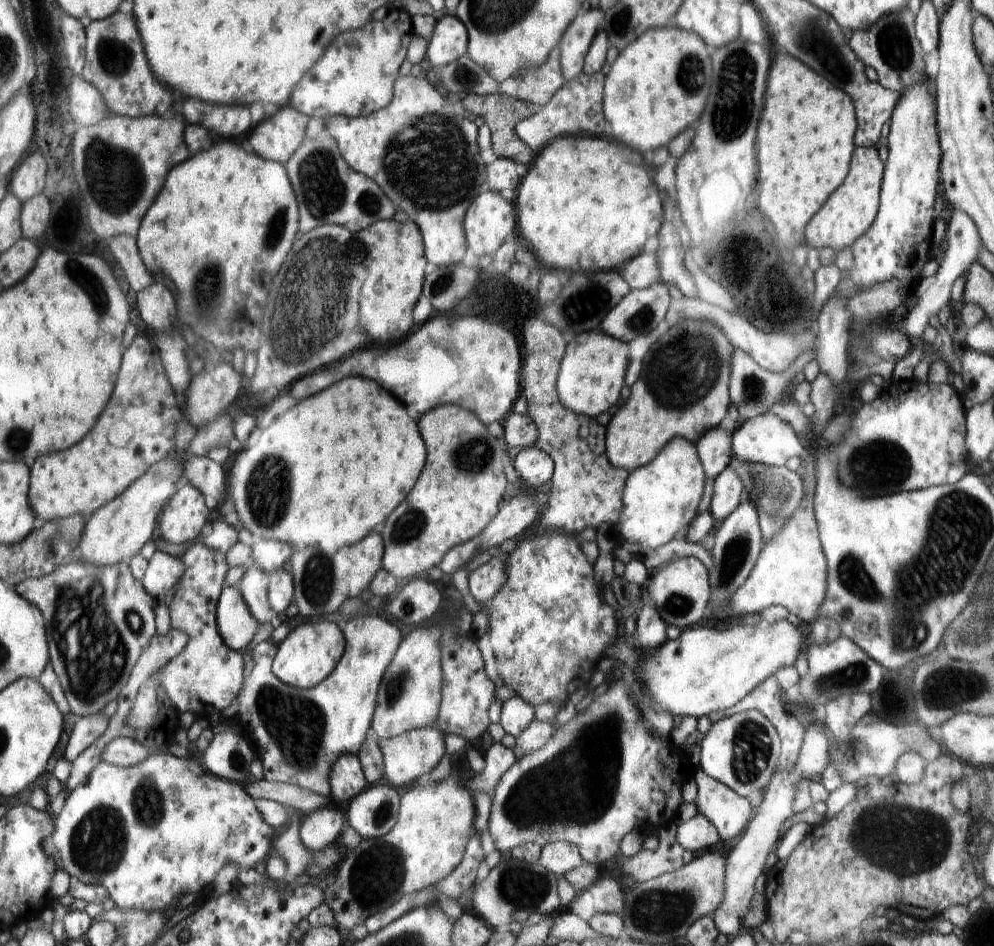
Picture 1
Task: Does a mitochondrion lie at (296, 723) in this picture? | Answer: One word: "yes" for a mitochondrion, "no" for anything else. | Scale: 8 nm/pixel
yes

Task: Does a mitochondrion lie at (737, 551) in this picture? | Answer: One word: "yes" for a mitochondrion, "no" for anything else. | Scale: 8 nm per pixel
yes

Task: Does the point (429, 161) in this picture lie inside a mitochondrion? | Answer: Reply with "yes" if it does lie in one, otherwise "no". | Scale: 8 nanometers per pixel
yes

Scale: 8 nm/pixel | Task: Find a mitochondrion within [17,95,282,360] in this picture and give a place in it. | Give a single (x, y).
(106, 163)

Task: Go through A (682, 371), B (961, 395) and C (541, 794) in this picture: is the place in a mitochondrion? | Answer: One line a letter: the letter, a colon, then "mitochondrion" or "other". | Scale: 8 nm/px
A: mitochondrion
B: other
C: mitochondrion

